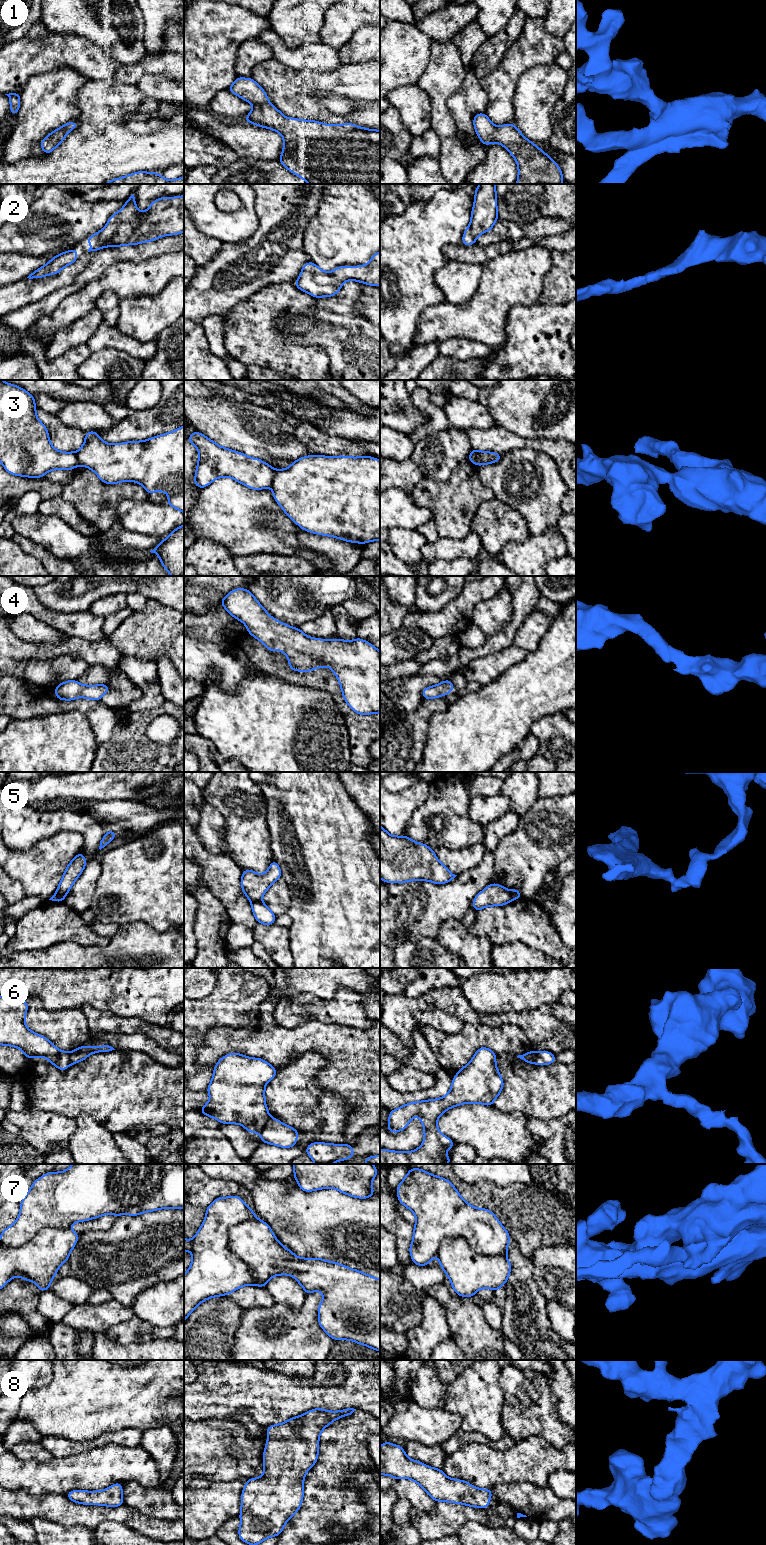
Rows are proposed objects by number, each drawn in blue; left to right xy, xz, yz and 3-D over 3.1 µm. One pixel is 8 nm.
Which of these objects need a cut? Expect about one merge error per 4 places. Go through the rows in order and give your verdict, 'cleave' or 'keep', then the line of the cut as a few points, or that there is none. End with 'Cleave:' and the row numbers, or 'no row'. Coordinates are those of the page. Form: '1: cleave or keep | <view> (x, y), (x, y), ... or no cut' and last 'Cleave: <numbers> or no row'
1: keep | no cut
2: keep | no cut
3: cleave | xz (275, 470), (273, 482), (270, 486)
4: keep | no cut
5: cleave | xy (55, 893), (63, 900)
6: cleave | xz (270, 1117), (260, 1132)
7: cleave | xz (257, 1217), (229, 1229), (229, 1247), (249, 1266), (253, 1284)
8: keep | no cut
Cleave: 3, 5, 6, 7

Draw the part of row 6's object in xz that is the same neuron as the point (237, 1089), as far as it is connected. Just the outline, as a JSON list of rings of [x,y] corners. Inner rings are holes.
[[[229,1053],[214,1066],[214,1073],[206,1088],[210,1100],[200,1113],[222,1124],[241,1124],[248,1132],[261,1132],[270,1118],[265,1102],[265,1085],[272,1080],[277,1070],[261,1058],[250,1058],[239,1053]]]

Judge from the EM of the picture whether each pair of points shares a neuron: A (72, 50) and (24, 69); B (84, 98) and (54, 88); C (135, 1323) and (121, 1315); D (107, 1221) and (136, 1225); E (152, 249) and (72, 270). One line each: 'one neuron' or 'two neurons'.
A: one neuron
B: two neurons
C: two neurons
D: two neurons
E: two neurons

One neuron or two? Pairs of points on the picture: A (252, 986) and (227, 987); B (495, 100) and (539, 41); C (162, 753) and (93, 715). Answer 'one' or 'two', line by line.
A: one
B: one
C: two

